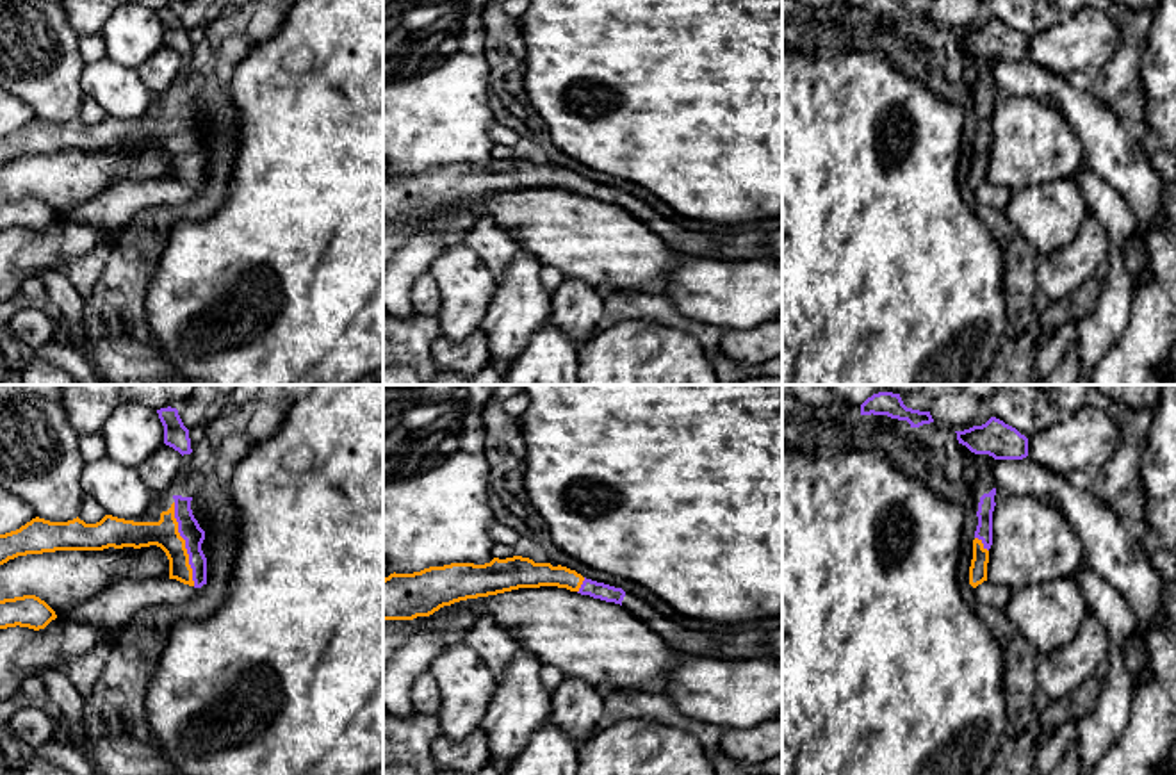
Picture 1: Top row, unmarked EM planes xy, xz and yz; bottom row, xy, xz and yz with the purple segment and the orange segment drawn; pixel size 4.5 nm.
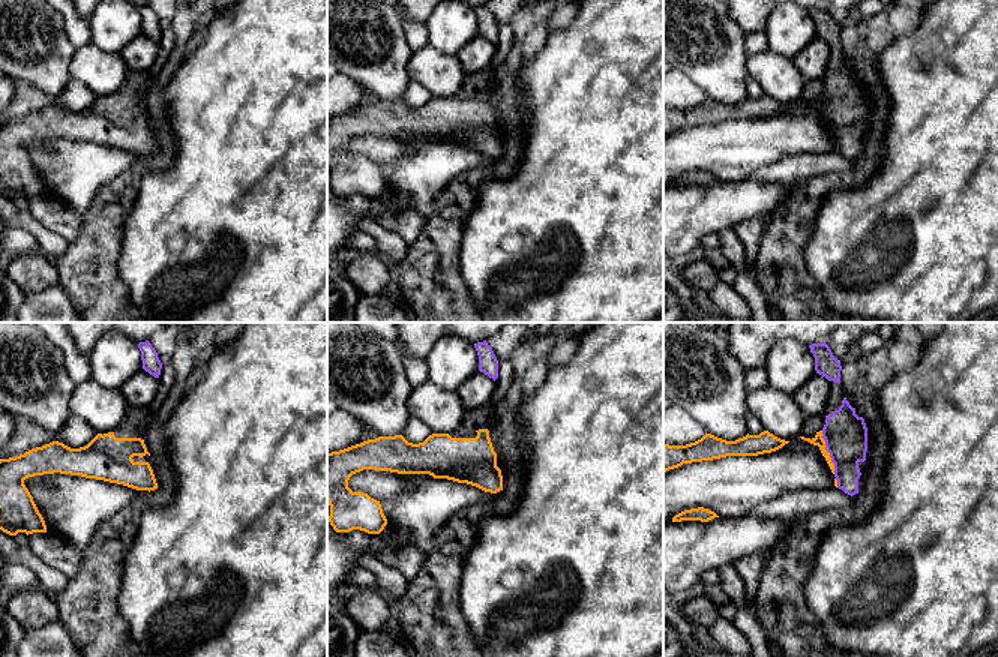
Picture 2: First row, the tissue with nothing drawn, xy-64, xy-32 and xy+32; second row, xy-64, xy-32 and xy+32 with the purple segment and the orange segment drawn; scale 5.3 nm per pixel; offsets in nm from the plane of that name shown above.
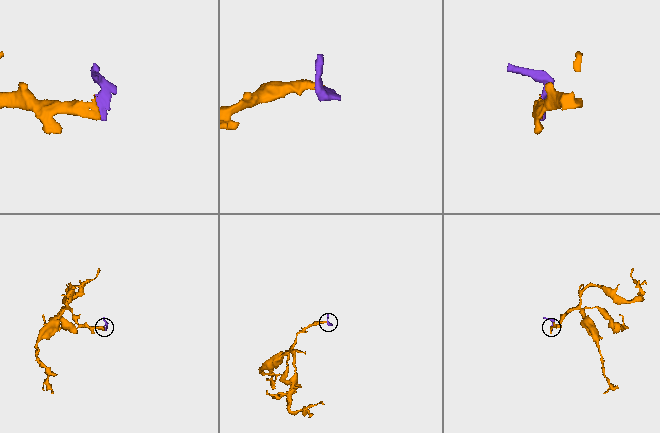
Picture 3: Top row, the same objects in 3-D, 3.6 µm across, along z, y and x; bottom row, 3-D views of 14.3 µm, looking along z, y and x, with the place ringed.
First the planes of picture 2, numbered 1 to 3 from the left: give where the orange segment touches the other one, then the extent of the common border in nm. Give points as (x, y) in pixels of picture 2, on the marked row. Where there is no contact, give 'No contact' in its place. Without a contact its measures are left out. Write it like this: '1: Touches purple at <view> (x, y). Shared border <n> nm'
1: No contact
2: No contact
3: Touches purple at xy+32 (827, 450). Shared border 240 nm

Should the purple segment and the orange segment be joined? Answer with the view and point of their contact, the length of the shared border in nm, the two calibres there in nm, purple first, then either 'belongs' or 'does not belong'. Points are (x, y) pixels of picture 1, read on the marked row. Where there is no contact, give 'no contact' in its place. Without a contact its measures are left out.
xy (186, 544) | 380 nm | 100/130 nm | belongs

